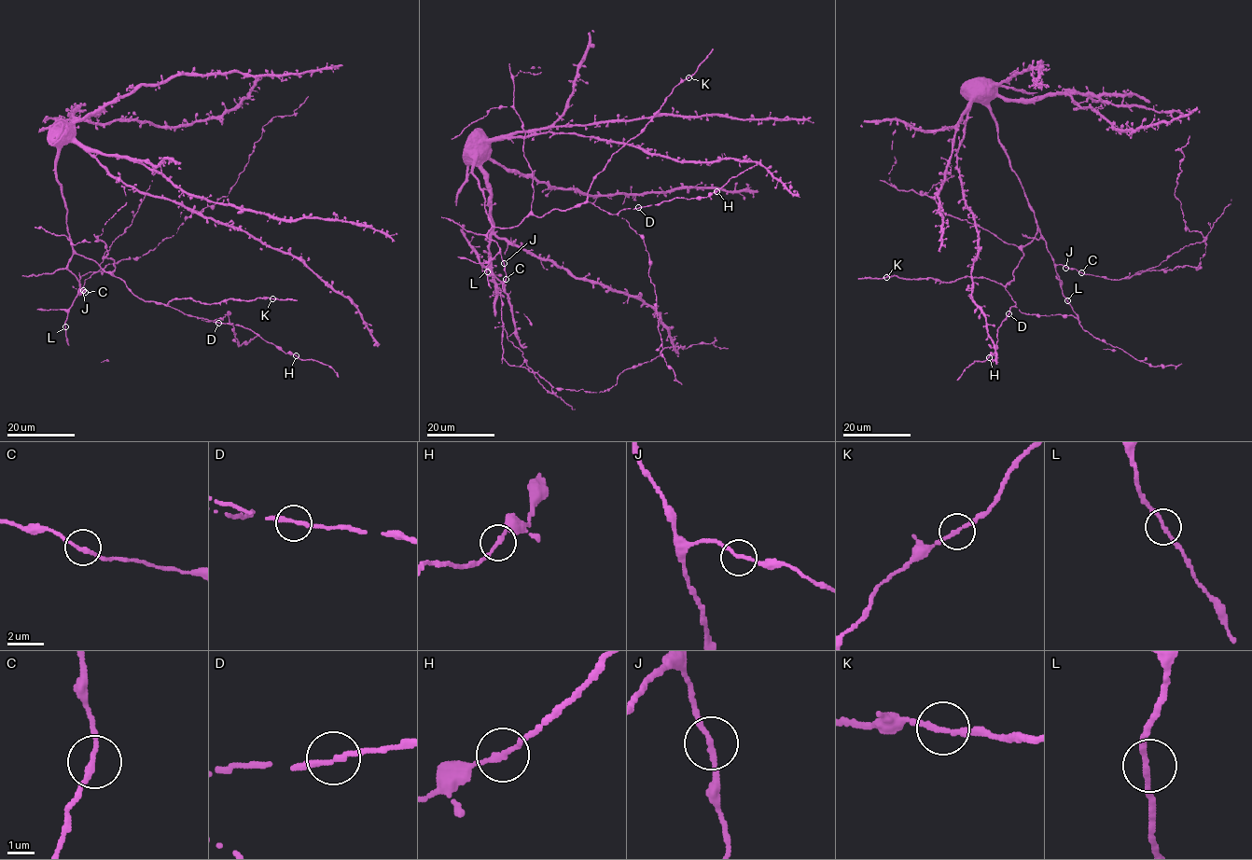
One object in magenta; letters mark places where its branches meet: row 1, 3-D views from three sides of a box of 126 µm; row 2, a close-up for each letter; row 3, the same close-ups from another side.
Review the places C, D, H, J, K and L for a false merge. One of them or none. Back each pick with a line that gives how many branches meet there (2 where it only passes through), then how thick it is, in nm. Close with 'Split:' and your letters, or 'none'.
Split: none

